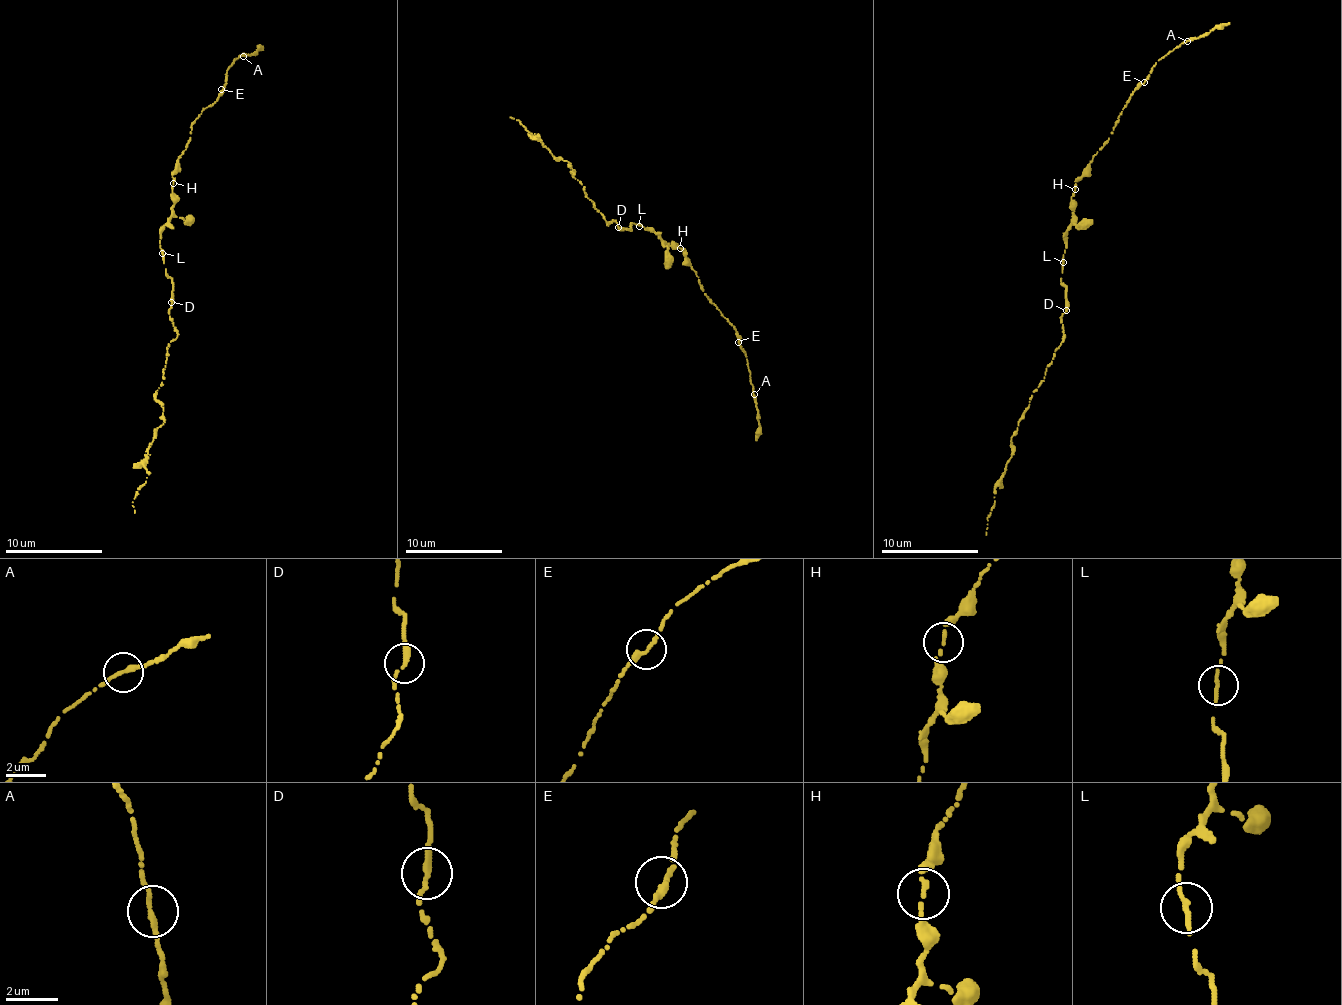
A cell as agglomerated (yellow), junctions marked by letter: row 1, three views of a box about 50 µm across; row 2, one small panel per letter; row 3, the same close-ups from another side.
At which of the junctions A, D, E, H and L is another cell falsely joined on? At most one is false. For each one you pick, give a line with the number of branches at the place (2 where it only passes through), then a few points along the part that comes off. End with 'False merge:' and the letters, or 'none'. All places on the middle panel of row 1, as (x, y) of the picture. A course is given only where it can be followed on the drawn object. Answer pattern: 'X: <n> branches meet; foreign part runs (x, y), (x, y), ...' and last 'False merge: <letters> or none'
False merge: none

